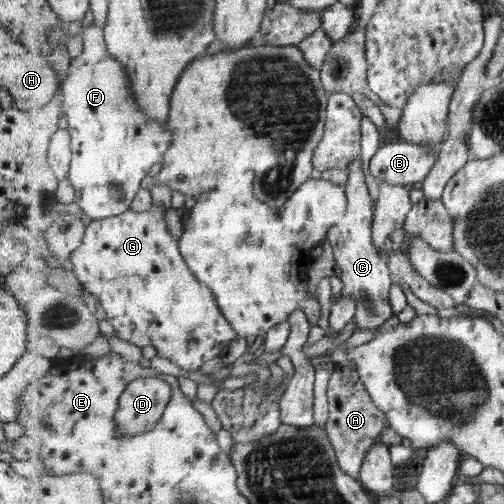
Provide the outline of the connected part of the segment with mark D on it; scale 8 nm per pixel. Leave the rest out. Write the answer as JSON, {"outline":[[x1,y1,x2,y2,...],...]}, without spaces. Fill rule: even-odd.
{"outline":[[147,377,131,381,121,395,120,409,117,410,117,426,121,426,121,434,135,436,153,430,161,421,171,400,172,385,165,379]]}

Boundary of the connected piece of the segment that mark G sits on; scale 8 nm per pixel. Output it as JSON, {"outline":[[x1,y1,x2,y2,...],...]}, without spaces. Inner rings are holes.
{"outline":[[153,205,151,210,135,212,130,209,119,216,88,224,83,244,72,252,68,266,77,274,82,287,97,297,122,340,133,345,152,346,158,356,169,359,186,371,196,371,209,360,225,355,238,332,222,314,213,292,190,270,180,251,180,241,171,235,165,224,165,206]]}

